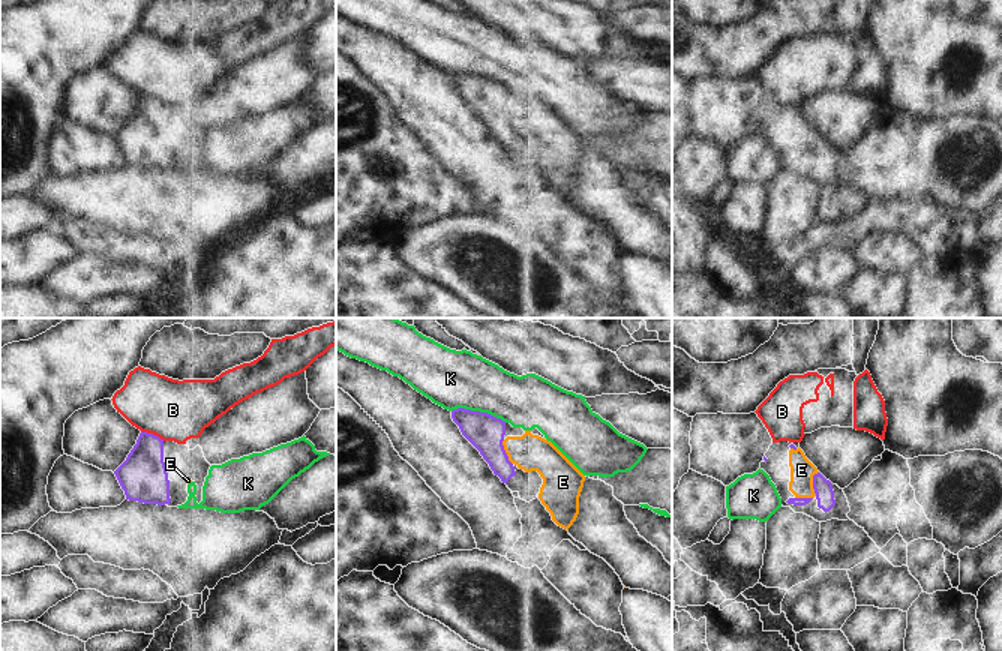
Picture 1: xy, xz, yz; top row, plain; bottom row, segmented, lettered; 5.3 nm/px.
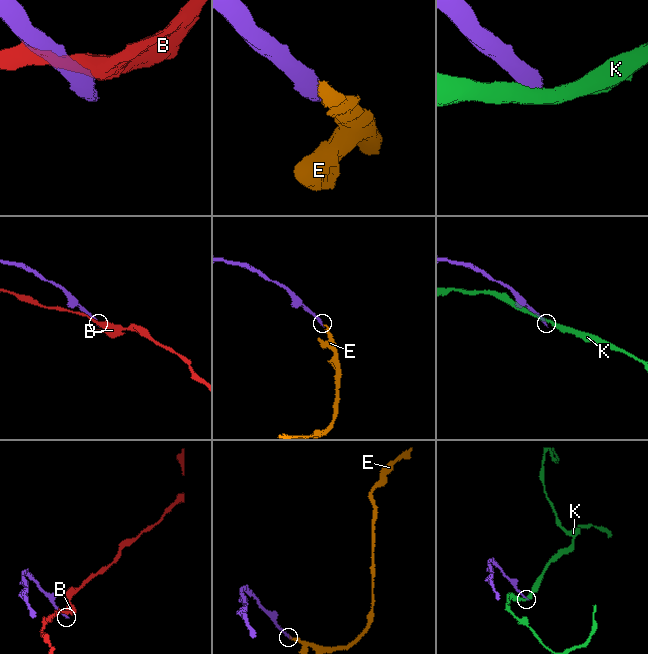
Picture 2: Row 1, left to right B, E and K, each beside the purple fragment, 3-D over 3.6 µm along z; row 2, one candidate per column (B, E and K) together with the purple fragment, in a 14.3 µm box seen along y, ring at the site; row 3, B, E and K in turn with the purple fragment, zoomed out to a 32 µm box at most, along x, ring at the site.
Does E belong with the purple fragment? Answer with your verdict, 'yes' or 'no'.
yes

